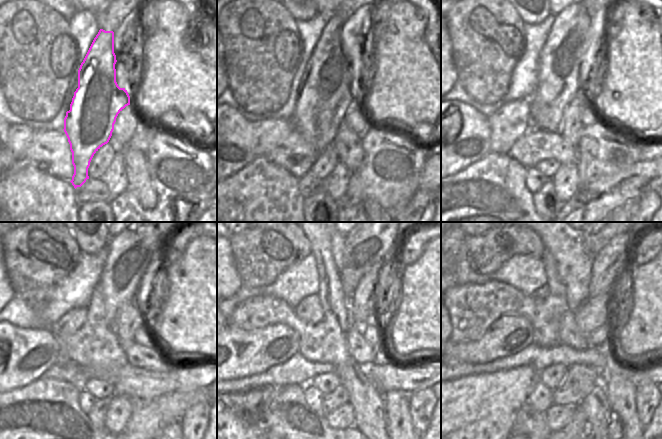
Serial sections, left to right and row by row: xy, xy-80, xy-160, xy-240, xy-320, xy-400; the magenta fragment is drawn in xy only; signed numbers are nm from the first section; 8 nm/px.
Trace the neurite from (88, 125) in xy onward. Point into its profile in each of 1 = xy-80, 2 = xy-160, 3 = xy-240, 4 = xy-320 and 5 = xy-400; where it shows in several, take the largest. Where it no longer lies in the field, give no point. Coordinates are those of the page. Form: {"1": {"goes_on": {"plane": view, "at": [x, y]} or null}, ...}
{"1": {"goes_on": {"plane": "xy-80", "at": [325, 97]}}, "2": {"goes_on": {"plane": "xy-160", "at": [559, 60]}}, "3": {"goes_on": {"plane": "xy-240", "at": [129, 253]}}, "4": {"goes_on": {"plane": "xy-320", "at": [369, 242]}}, "5": {"goes_on": {"plane": "xy-400", "at": [593, 242]}}}

